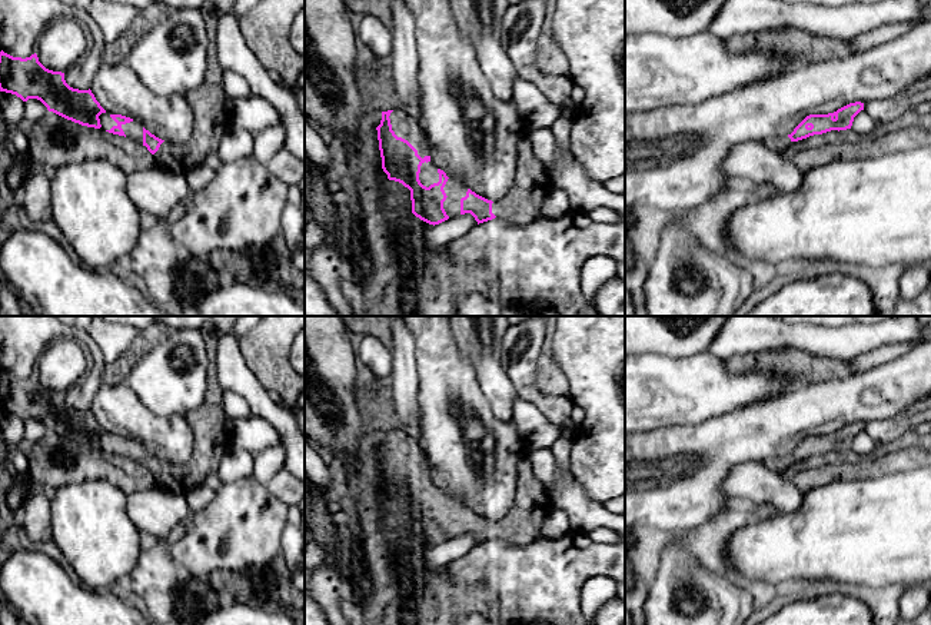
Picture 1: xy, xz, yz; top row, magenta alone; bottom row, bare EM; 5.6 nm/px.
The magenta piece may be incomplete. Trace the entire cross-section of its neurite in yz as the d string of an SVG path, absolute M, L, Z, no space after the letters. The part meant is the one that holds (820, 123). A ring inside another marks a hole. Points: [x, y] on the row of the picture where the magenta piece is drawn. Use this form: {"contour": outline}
{"contour": "M855 102L838 109L834 113L809 114L794 129L791 134L769 137L764 142L764 144L777 153L782 153L792 142L831 130L839 132L851 129L854 117L861 110L864 110L864 103Z"}

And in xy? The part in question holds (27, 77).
{"contour": "M215 46L207 47L207 70L205 82L187 97L194 110L193 136L184 143L172 143L152 134L137 120L107 113L92 90L70 87L64 73L46 69L37 54L13 57L0 51L0 92L11 93L23 102L40 100L49 112L82 126L103 129L109 133L129 137L154 156L159 166L186 173L202 164L219 144L232 126L226 110L227 94L223 89L223 67L216 57Z"}

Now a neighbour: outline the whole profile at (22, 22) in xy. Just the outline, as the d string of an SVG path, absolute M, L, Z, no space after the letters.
M0 0L0 49L13 57L30 57L44 29L57 19L82 23L90 36L84 56L64 72L66 83L89 90L104 51L104 37L90 14L60 0Z

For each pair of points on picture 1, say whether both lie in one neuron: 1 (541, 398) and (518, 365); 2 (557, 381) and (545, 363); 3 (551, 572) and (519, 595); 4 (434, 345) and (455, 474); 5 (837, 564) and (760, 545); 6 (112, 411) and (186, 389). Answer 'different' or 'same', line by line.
1: same
2: same
3: same
4: same
5: same
6: different

